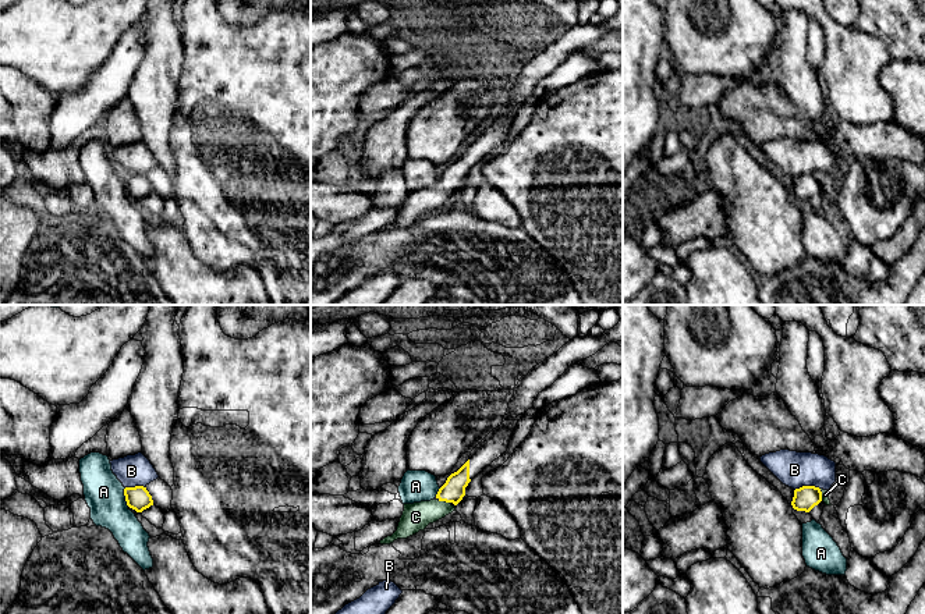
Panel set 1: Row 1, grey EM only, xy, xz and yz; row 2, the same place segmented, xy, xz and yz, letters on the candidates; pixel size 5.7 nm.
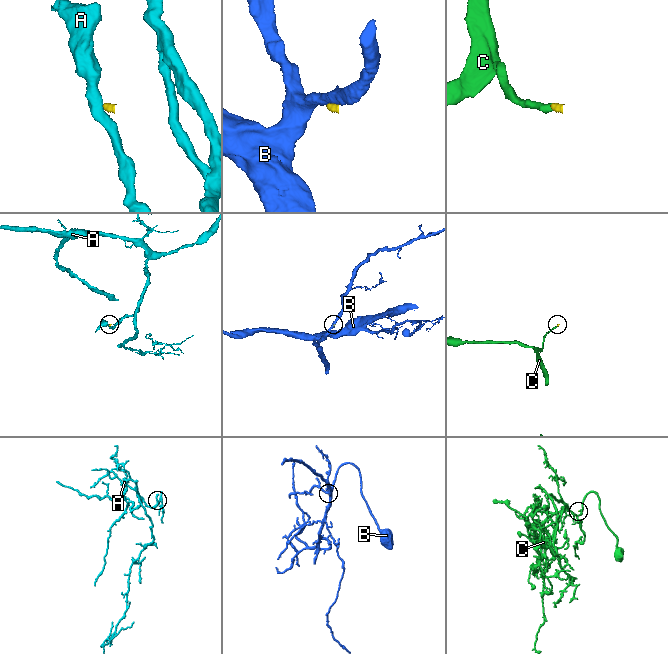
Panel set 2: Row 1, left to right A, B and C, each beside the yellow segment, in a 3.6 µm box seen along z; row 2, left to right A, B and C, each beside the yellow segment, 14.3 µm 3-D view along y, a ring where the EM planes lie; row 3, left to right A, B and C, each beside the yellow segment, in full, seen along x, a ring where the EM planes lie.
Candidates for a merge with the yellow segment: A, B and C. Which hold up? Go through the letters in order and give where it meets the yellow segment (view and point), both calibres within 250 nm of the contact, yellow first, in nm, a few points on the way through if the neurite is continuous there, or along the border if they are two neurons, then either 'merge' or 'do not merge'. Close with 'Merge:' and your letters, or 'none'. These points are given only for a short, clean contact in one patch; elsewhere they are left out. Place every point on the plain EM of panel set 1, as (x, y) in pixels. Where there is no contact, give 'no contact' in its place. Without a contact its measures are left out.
A: contact xy (126, 185); calibres 140 and 220 nm; border xy (124, 176), (124, 188), (128, 194); do not merge
B: contact yz (807, 174); calibres 140 and 200 nm; border yz (819, 176), (800, 174), (794, 178); do not merge
C: contact xz (443, 188); calibres 140 and 160 nm; way xz (453, 178), (443, 188), (432, 199), (415, 205); merge
Merge: C

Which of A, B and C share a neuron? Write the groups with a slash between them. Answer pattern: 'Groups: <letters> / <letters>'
Groups: A / B / C

